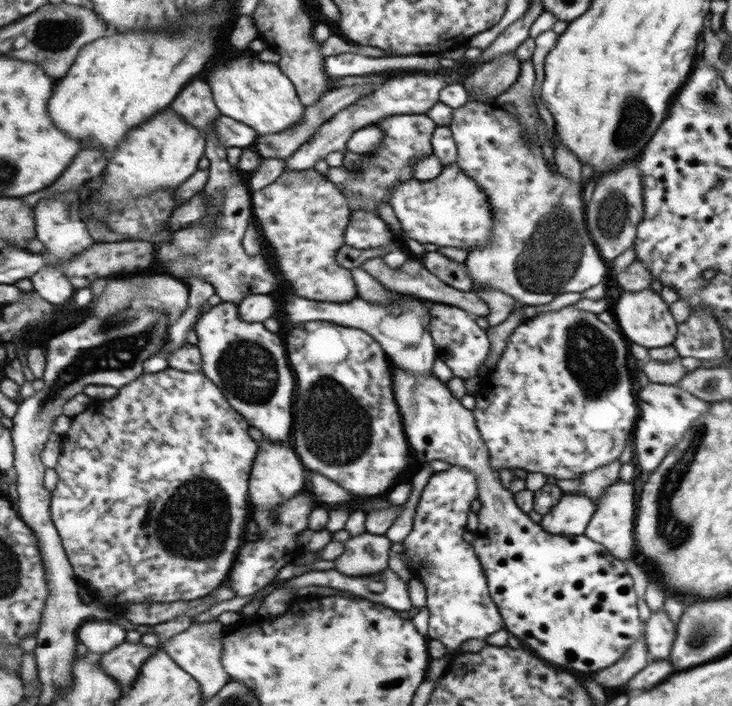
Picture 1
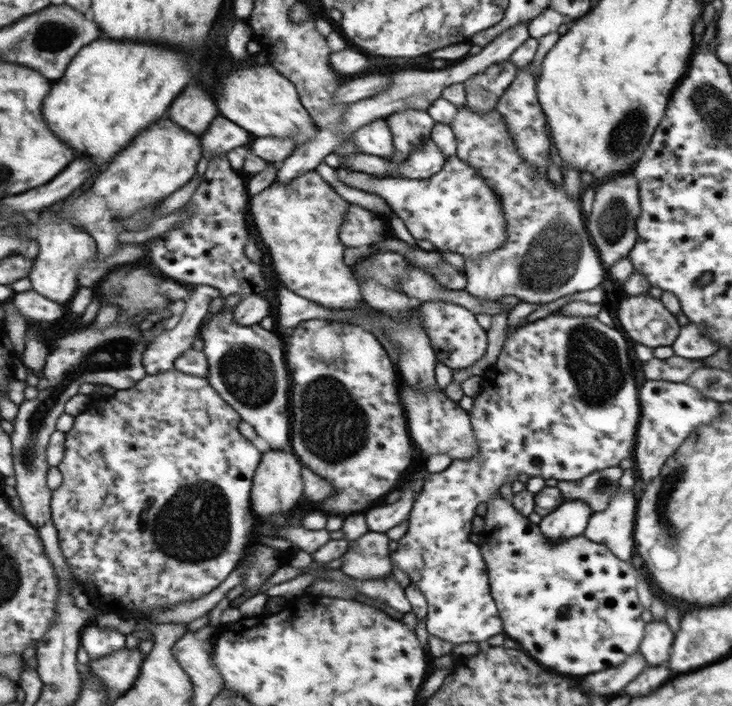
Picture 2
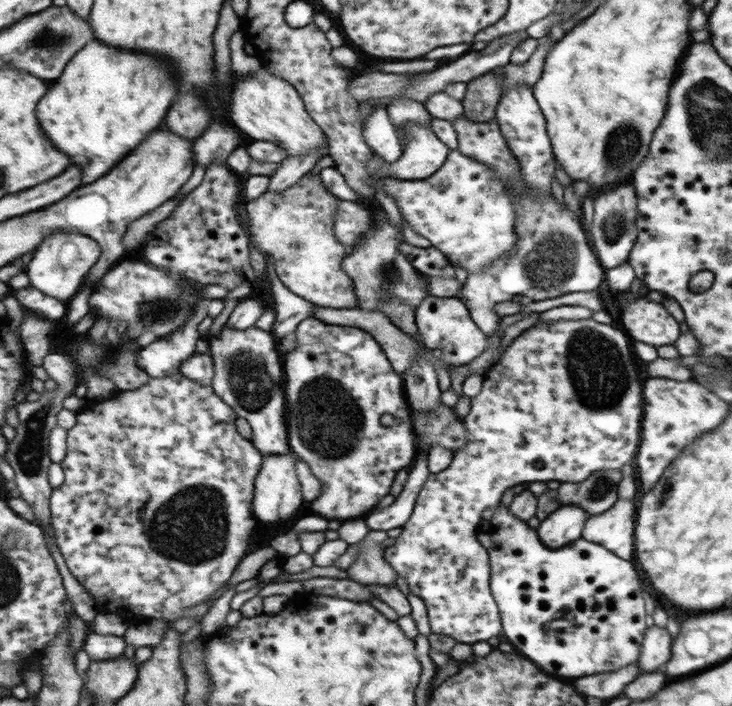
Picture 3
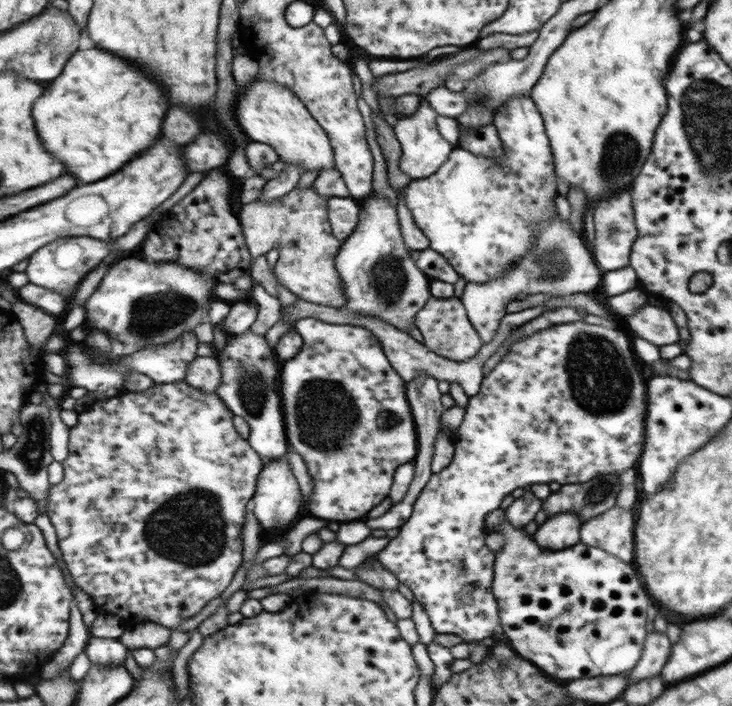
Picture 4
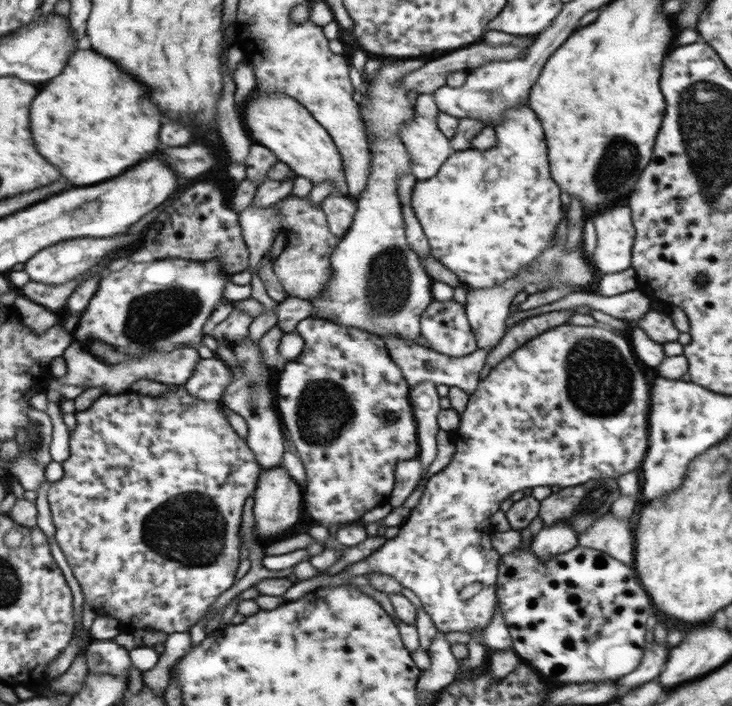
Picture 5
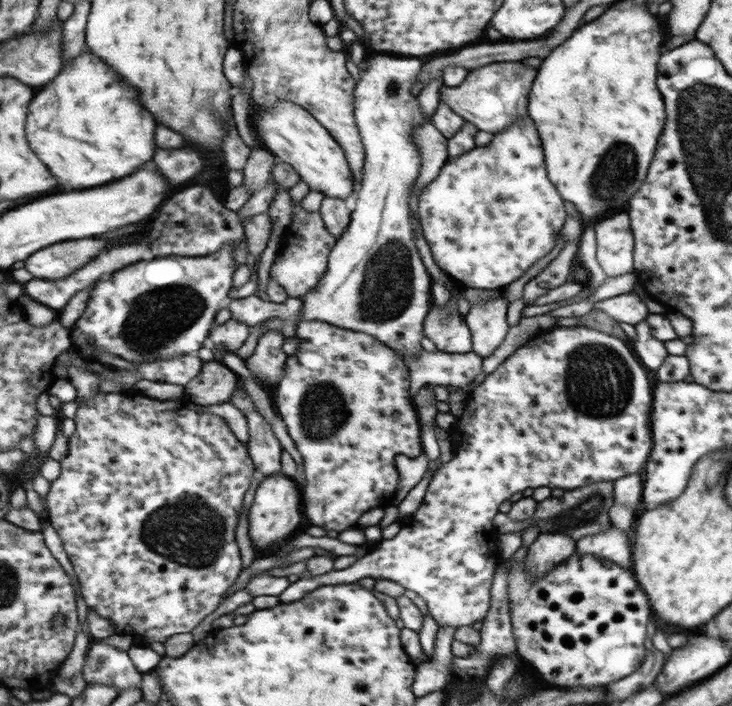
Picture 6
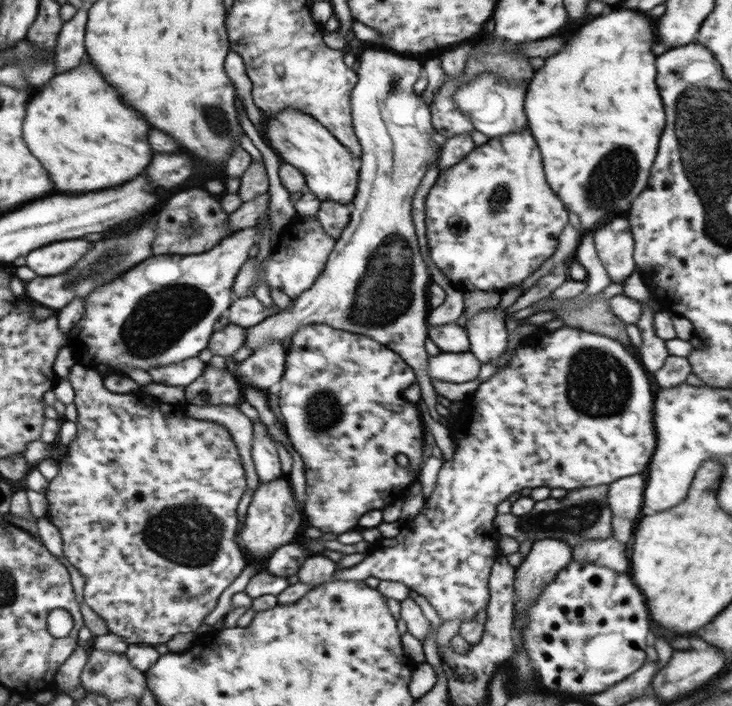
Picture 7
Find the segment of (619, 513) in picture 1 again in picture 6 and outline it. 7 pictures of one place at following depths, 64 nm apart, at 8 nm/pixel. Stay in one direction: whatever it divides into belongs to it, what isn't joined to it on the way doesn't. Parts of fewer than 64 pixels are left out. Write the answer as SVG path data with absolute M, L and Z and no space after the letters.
M607 526L603 532L594 535L583 535L576 540L575 551L587 554L591 553L606 558L621 568L630 569L632 566L632 554L629 550L627 535L615 526Z

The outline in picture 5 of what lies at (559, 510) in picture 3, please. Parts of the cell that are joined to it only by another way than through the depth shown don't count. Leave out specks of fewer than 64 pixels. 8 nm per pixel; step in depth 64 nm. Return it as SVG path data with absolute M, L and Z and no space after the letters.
M562 520L547 528L541 528L532 536L529 550L540 561L546 561L556 554L563 554L573 550L578 545L578 536L571 530L569 523Z

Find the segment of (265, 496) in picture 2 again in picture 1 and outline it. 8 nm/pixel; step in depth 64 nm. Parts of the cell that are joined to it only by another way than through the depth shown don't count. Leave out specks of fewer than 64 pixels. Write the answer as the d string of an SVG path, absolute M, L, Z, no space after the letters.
M265 440L258 446L249 482L250 501L255 508L275 510L277 504L288 501L288 498L294 497L294 494L304 488L303 466L299 459L289 445Z

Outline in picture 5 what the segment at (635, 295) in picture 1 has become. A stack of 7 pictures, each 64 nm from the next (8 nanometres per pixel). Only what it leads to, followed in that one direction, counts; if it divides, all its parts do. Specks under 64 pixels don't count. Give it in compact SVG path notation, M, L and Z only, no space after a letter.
M649 308L641 320L631 323L628 327L636 326L640 328L649 340L663 344L665 342L675 342L678 330L673 326L666 311L656 311Z

